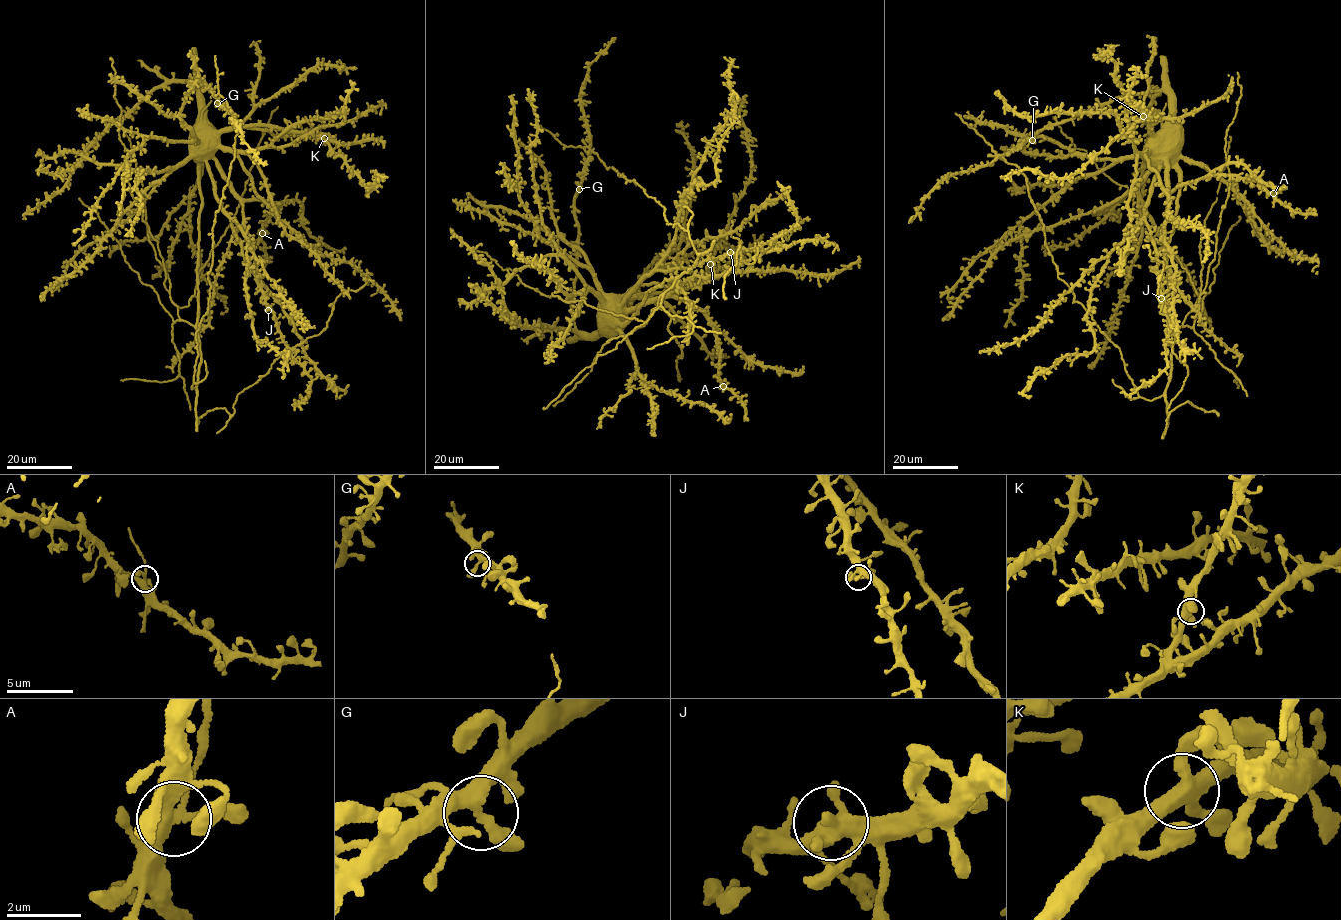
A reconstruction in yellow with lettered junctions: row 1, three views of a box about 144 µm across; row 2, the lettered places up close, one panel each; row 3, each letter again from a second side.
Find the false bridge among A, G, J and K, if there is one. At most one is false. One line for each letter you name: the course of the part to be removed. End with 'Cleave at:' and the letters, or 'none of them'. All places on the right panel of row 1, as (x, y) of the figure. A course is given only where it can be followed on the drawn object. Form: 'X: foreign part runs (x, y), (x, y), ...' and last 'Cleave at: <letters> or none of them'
A: foreign part runs (1273, 193), (1270, 181)
Cleave at: A

